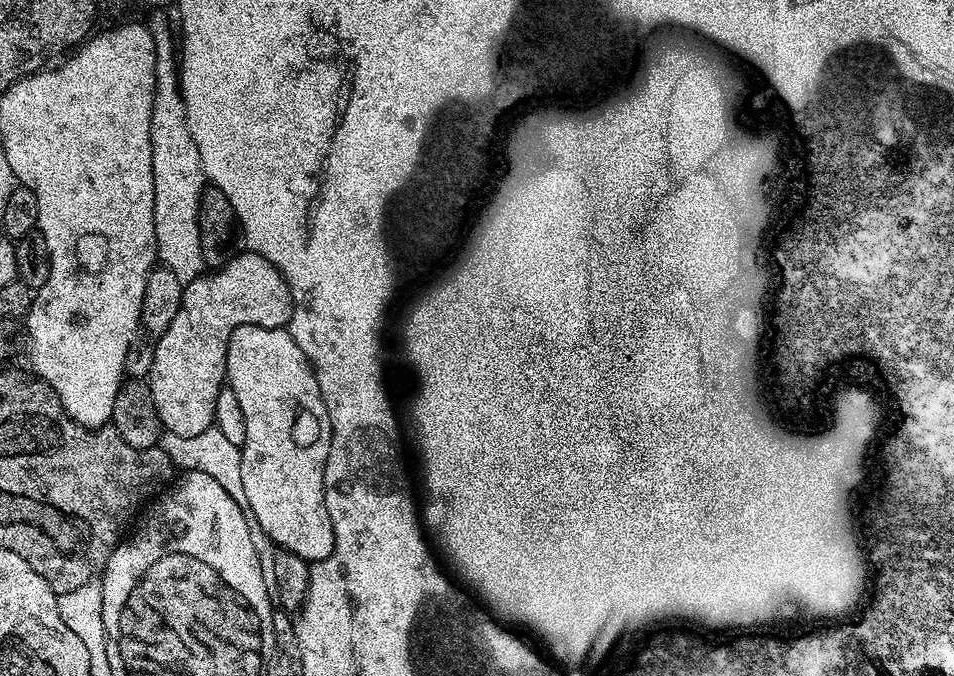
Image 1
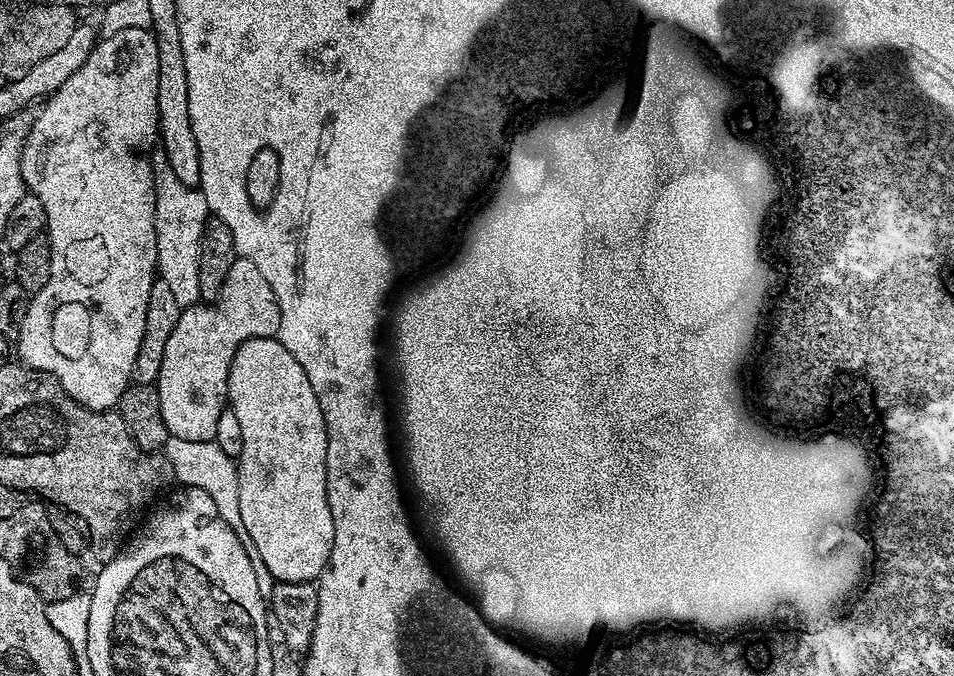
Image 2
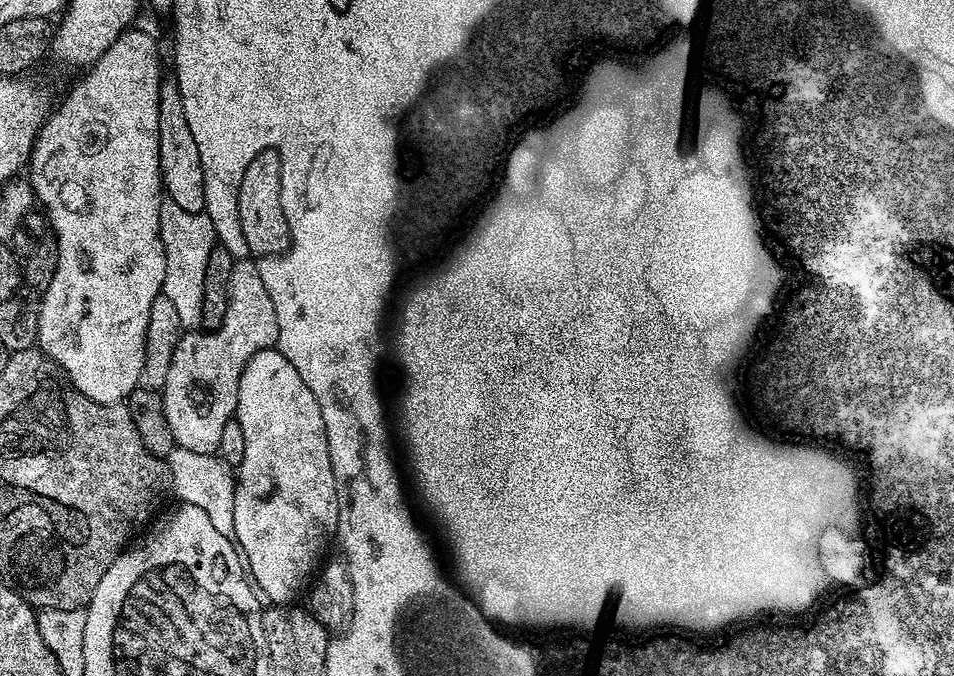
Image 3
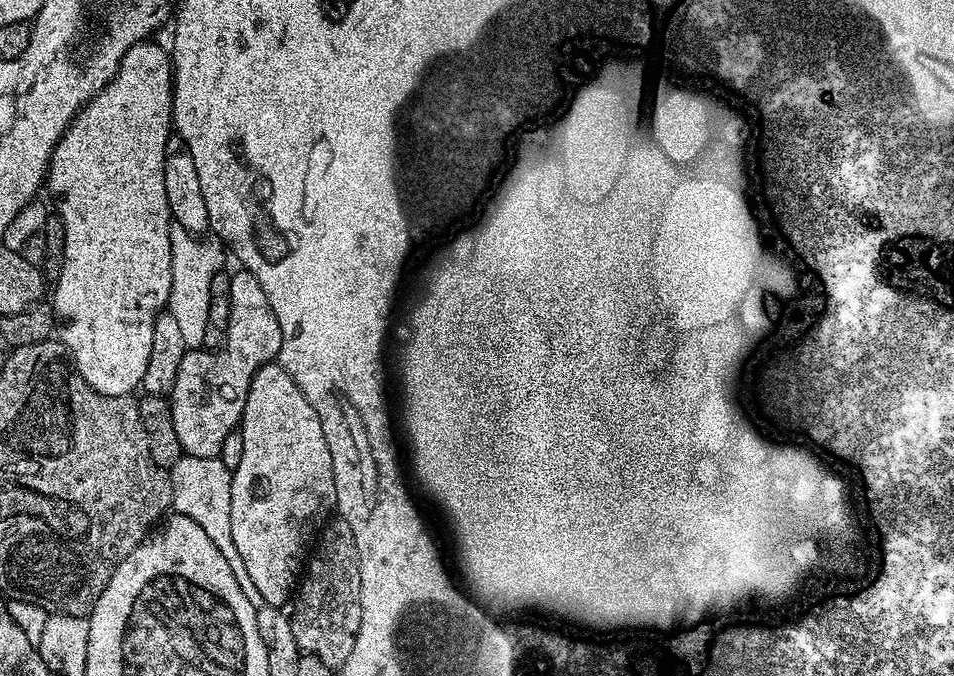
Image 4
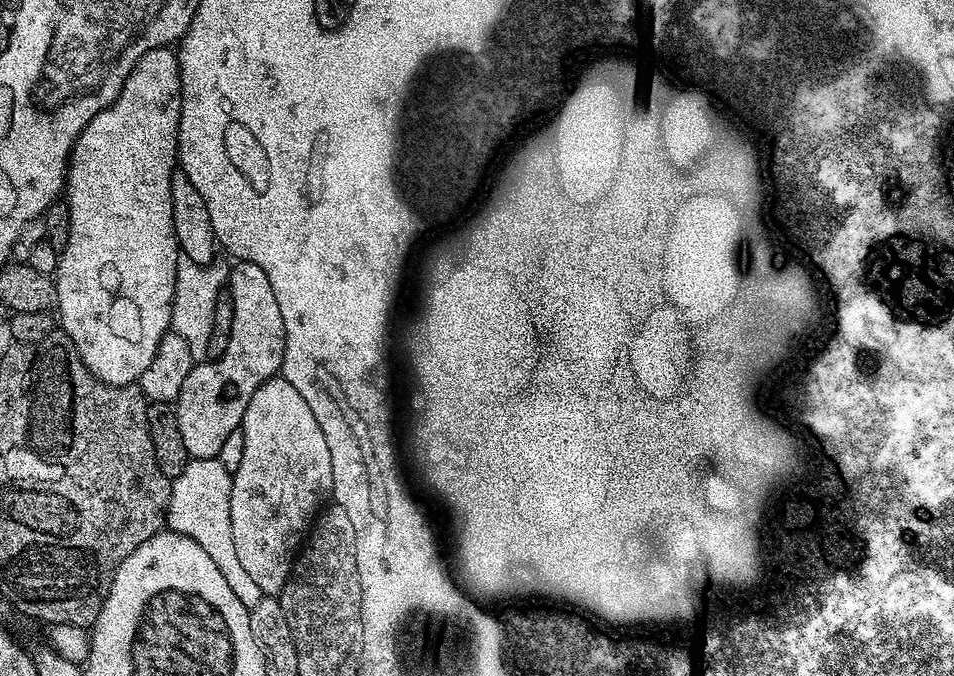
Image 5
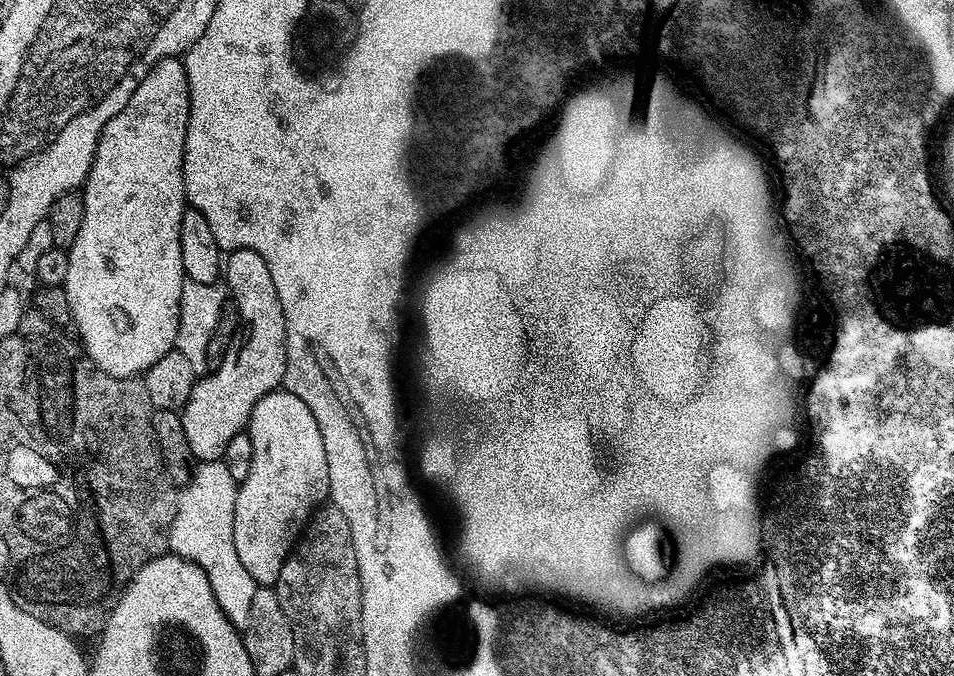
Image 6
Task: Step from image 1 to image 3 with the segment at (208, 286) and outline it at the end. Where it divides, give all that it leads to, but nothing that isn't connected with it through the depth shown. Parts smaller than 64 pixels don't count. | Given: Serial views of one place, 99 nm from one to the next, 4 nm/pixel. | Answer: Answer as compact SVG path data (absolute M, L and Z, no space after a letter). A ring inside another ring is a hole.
M236 260L230 274L228 305L222 326L185 331L178 346L174 346L174 359L170 361L162 395L166 422L170 422L170 434L174 434L178 448L202 455L219 453L222 429L236 415L240 379L246 362L250 362L254 354L276 347L277 338L278 314L274 314L274 302L270 302L258 266L252 260Z

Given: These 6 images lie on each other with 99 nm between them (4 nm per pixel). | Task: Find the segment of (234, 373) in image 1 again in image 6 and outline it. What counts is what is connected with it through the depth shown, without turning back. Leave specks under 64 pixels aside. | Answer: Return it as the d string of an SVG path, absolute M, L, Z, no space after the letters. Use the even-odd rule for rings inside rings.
M287 390L263 396L254 406L246 431L250 442L254 442L254 458L250 462L250 474L238 484L234 506L234 550L238 550L238 559L242 561L243 575L256 580L252 582L257 585L272 586L302 529L313 513L329 499L330 470L326 462L326 446L322 446L322 430L318 430L318 422L314 414L310 414L310 406L306 406L298 394Z

